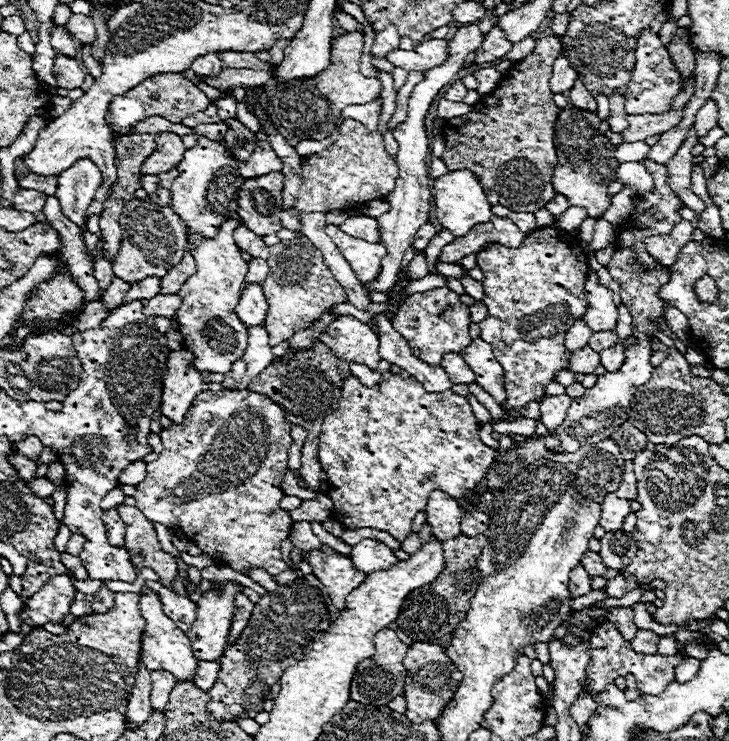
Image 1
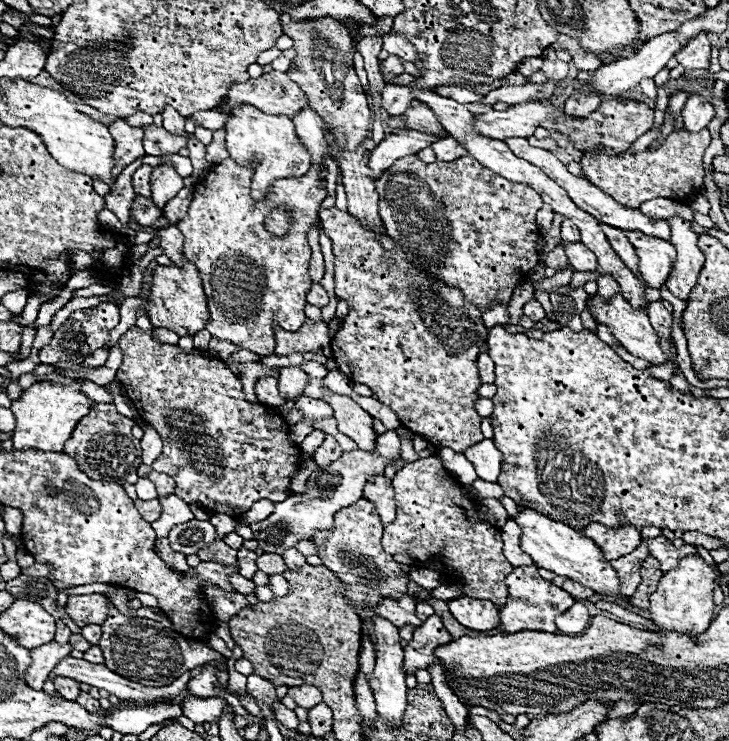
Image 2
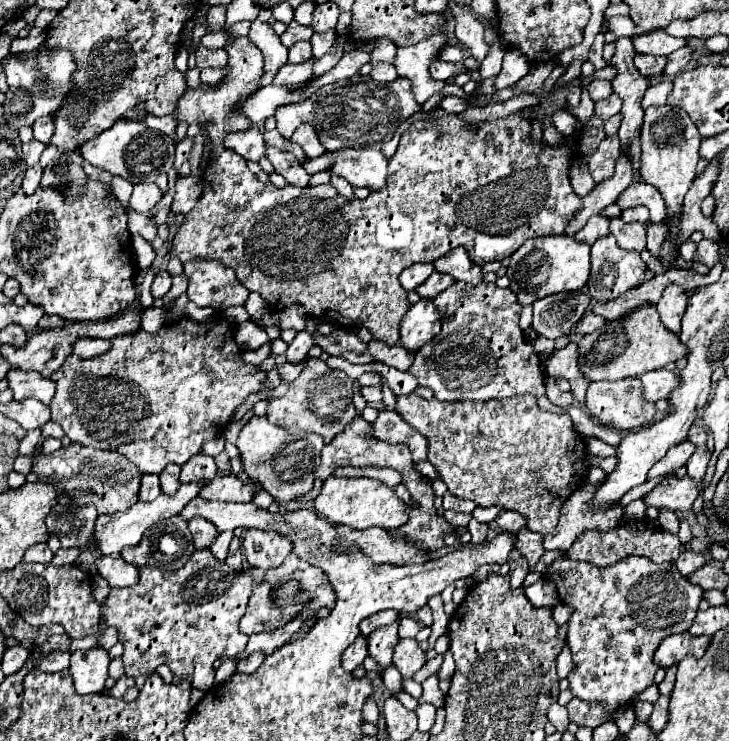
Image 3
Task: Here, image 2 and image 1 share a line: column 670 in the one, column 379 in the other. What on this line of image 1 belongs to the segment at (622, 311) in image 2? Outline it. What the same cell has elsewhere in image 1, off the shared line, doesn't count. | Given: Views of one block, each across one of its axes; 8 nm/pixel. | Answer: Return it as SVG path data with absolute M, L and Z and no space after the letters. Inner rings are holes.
M340 316L326 326L320 334L320 342L324 342L340 360L366 364L370 370L378 370L378 362L382 360L376 334L368 324L362 324L352 316Z

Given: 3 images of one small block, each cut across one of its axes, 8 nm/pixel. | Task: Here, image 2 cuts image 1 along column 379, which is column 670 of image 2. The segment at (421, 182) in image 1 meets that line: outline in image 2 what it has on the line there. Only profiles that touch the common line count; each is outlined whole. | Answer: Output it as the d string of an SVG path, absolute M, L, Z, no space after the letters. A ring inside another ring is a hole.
M678 216L668 220L672 228L670 242L676 246L678 256L670 272L670 278L666 280L666 286L676 298L688 302L690 292L698 284L698 274L704 266L704 254L698 250L698 234L692 232L688 220L682 220Z

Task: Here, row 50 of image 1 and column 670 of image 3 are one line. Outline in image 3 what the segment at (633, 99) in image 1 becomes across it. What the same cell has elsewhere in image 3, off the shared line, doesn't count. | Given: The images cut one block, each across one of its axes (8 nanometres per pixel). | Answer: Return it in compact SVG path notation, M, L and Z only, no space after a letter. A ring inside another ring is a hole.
M690 632L672 634L660 642L658 650L654 652L654 662L658 662L658 666L662 668L670 668L688 654L702 658L708 646L710 646L710 638L706 636L692 636Z

